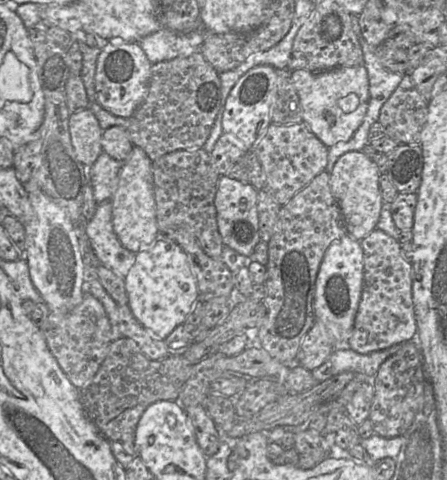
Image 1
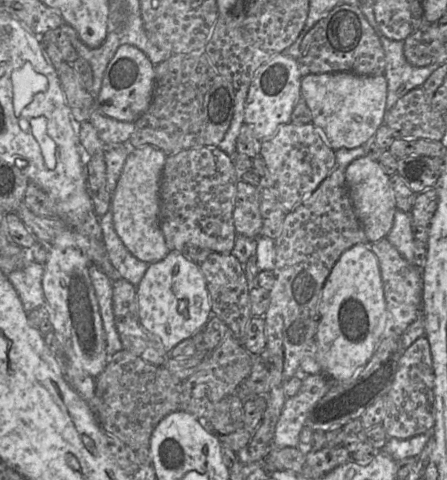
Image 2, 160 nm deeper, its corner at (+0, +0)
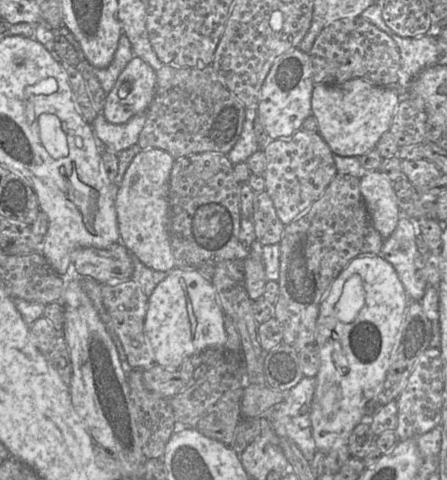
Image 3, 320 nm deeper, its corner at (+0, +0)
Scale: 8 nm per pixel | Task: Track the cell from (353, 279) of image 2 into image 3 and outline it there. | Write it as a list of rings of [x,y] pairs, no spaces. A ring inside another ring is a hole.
[[[362,254],[353,258],[332,282],[320,305],[314,343],[319,348],[321,361],[311,410],[312,435],[318,450],[326,453],[334,445],[347,444],[354,427],[369,420],[367,403],[382,390],[390,353],[409,302],[396,270],[377,254]]]

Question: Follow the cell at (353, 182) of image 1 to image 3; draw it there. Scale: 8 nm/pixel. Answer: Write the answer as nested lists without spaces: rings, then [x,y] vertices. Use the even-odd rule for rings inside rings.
[[[380,170],[363,172],[360,176],[360,191],[373,226],[383,239],[388,238],[403,215],[393,182]]]

